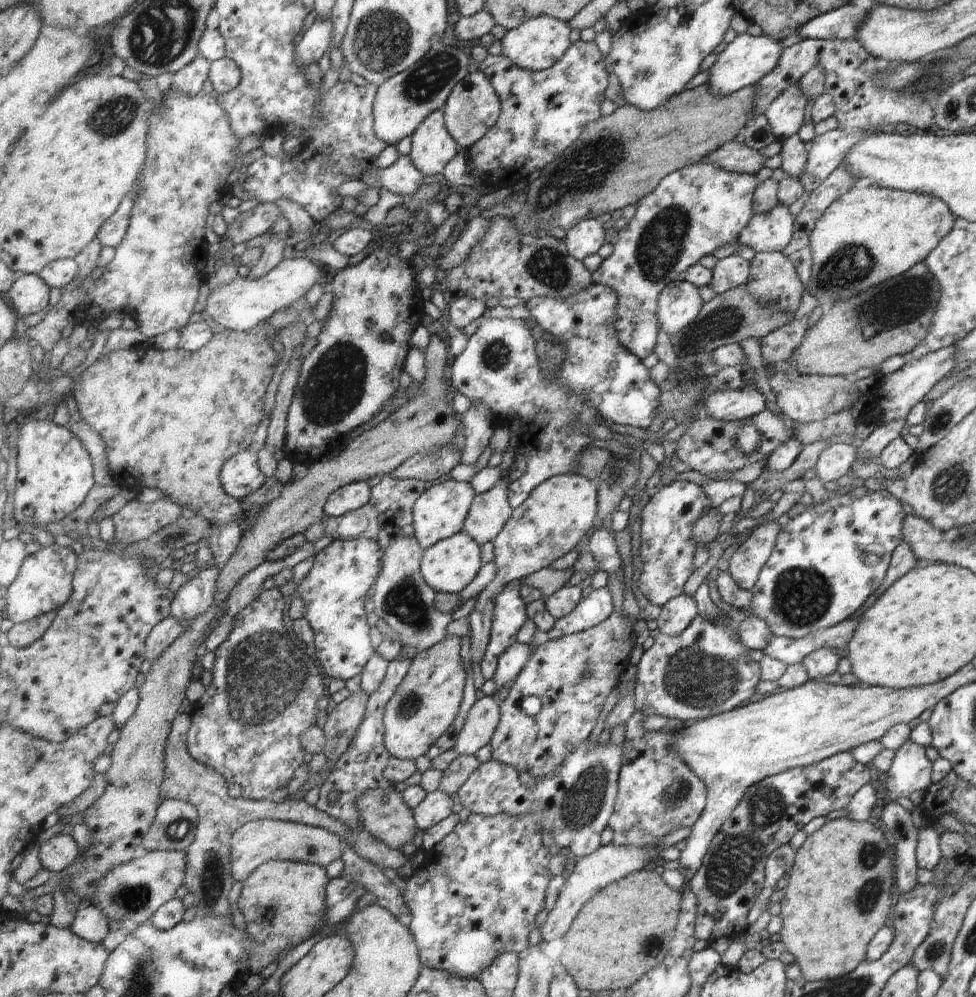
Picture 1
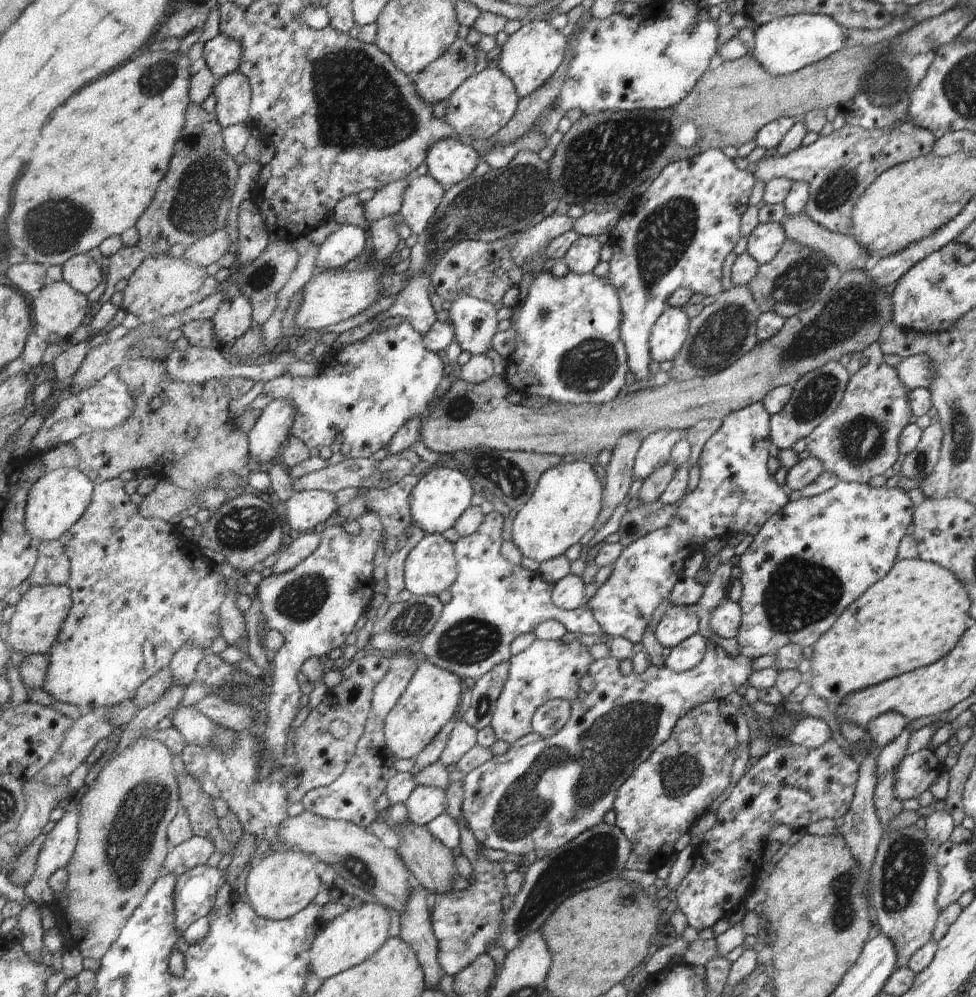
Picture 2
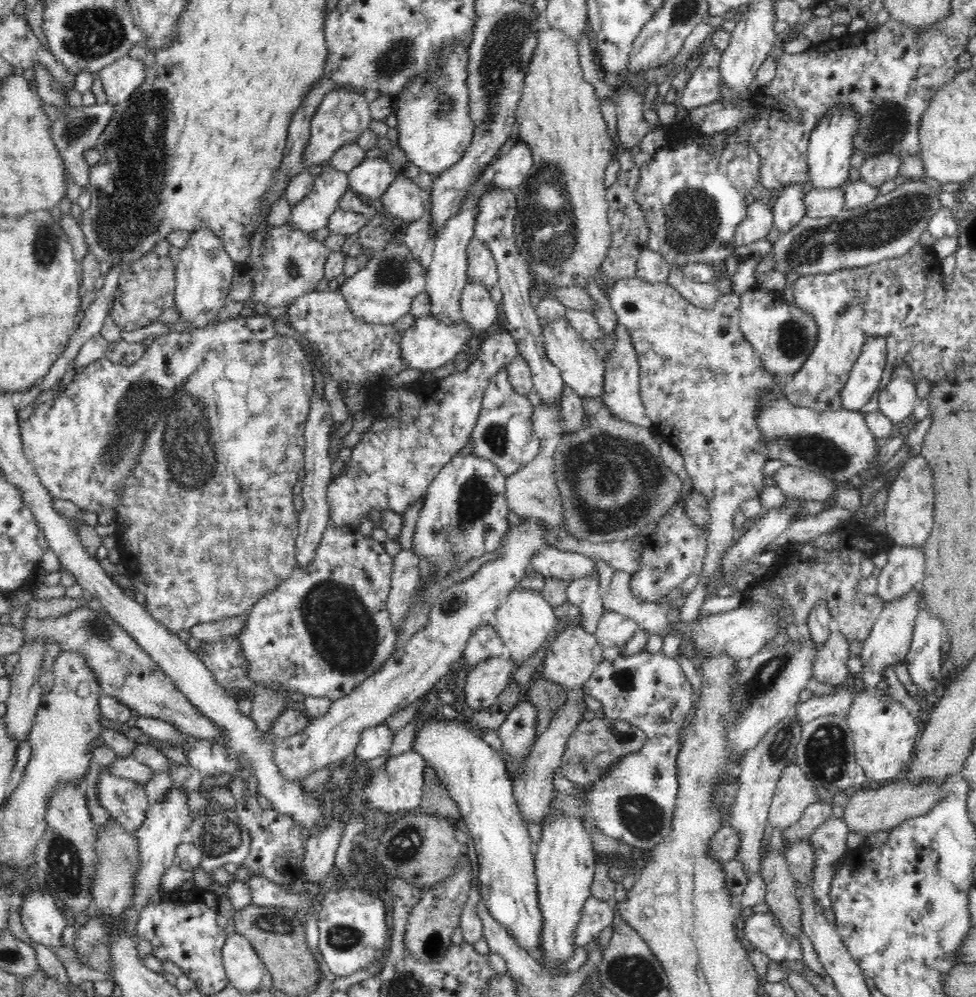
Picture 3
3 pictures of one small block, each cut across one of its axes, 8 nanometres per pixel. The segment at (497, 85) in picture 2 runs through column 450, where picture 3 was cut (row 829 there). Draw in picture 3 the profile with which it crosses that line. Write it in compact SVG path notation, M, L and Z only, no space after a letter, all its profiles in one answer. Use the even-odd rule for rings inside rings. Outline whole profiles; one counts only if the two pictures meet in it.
M111 818L104 826L99 826L98 830L99 842L96 848L100 853L100 866L94 874L94 904L90 906L89 912L91 916L104 913L110 919L117 919L131 902L131 884L138 866L136 834L126 833L126 830Z

